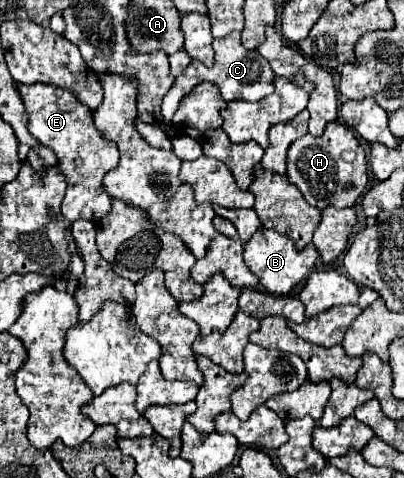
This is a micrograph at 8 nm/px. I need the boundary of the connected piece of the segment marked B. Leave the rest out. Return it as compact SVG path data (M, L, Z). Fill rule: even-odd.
M259 229L249 243L245 243L245 265L253 271L261 285L273 295L287 295L295 285L299 285L313 269L319 253L315 245L307 245L305 249L297 249L289 237L275 233L273 229Z

